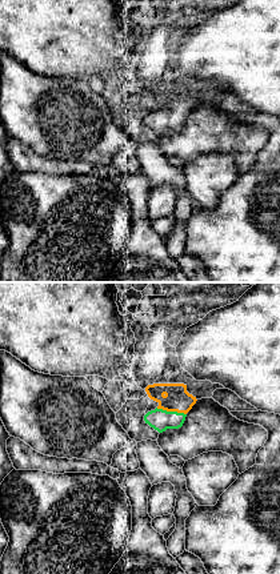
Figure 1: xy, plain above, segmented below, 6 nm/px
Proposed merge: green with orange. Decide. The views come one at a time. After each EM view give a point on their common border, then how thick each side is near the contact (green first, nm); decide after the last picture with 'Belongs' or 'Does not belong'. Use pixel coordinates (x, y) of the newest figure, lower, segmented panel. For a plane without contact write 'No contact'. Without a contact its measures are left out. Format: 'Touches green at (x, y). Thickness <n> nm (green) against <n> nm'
Touches green at (171, 412). Thickness 130 nm (green) against 150 nm

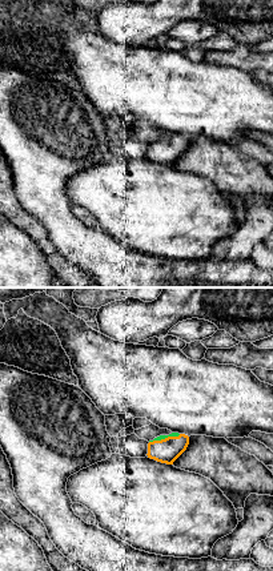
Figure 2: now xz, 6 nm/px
Touches green at (164, 438). Thickness 30 nm (green) against 150 nm

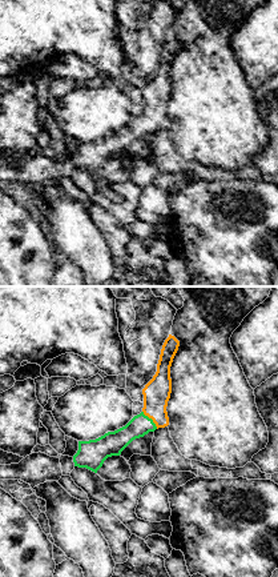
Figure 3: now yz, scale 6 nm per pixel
Touches green at (150, 419). Thickness 130 nm (green) against 160 nm

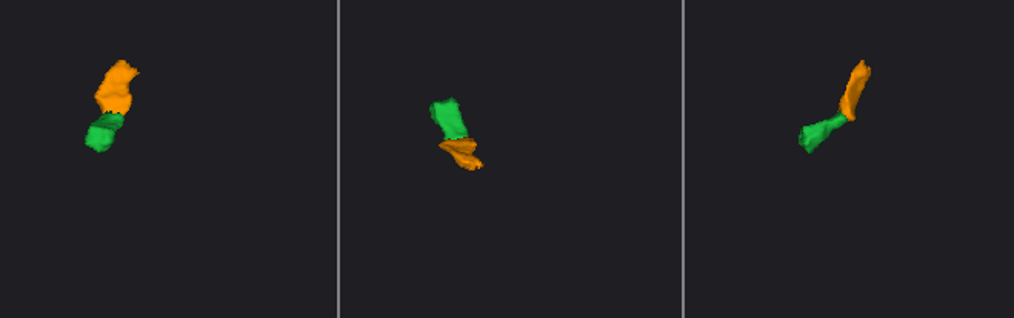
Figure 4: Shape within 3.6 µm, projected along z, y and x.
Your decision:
Belongs

